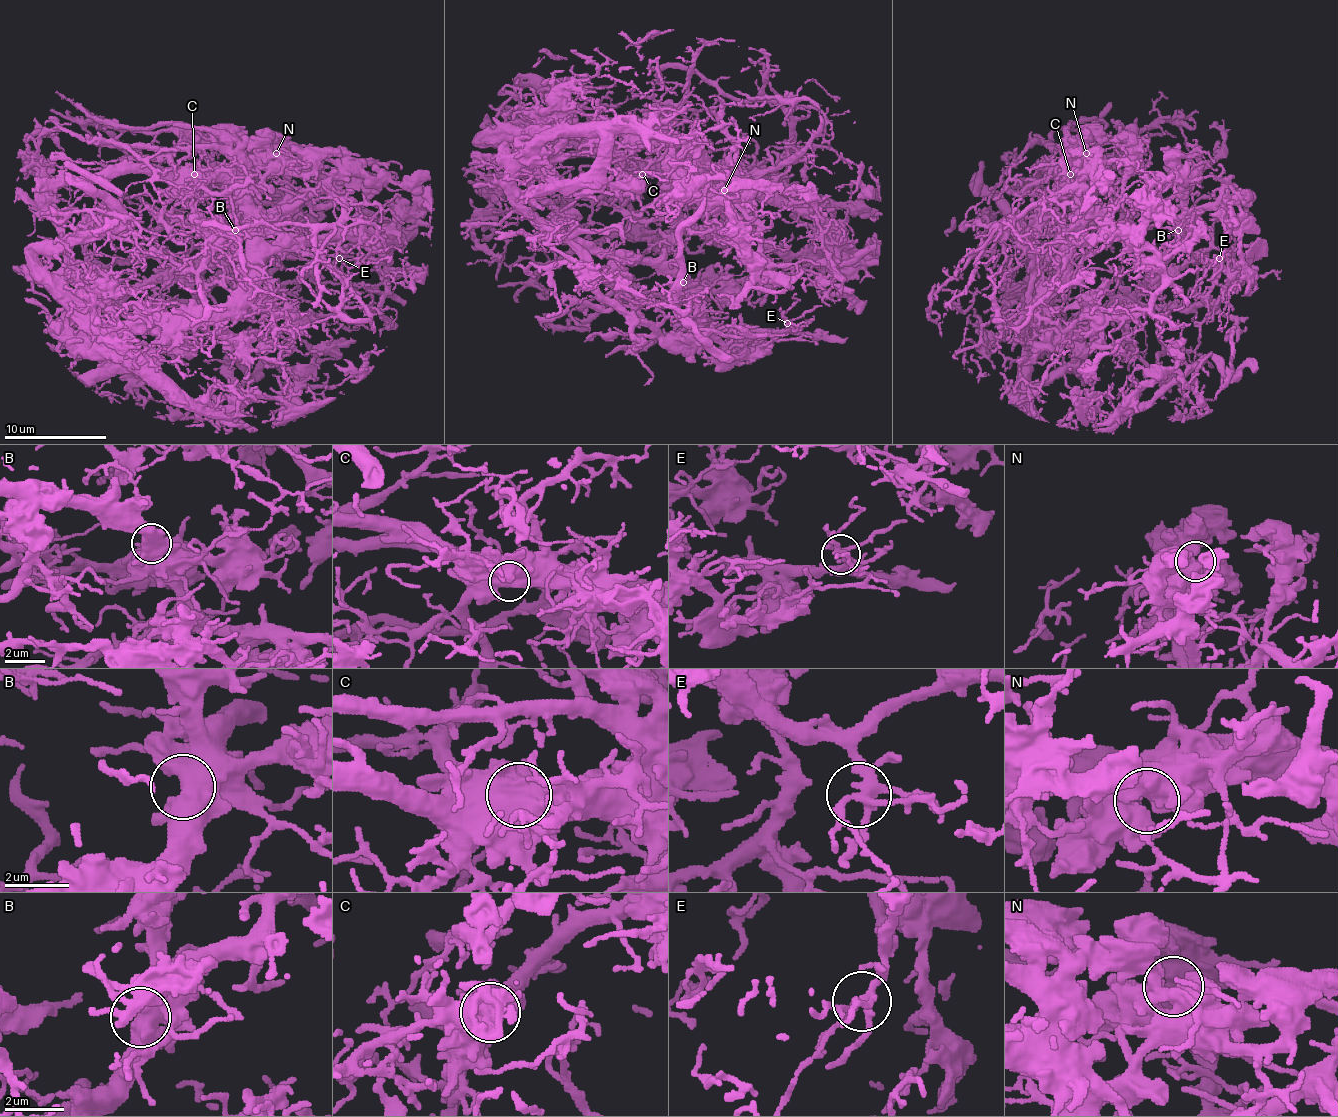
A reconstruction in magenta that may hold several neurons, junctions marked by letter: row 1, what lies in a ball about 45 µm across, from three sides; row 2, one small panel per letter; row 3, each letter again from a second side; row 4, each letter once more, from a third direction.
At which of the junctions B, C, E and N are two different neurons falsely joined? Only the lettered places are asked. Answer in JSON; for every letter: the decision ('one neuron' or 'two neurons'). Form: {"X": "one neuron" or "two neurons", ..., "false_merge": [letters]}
{"B": "one neuron", "C": "one neuron", "E": "one neuron", "N": "one neuron", "false_merge": []}

